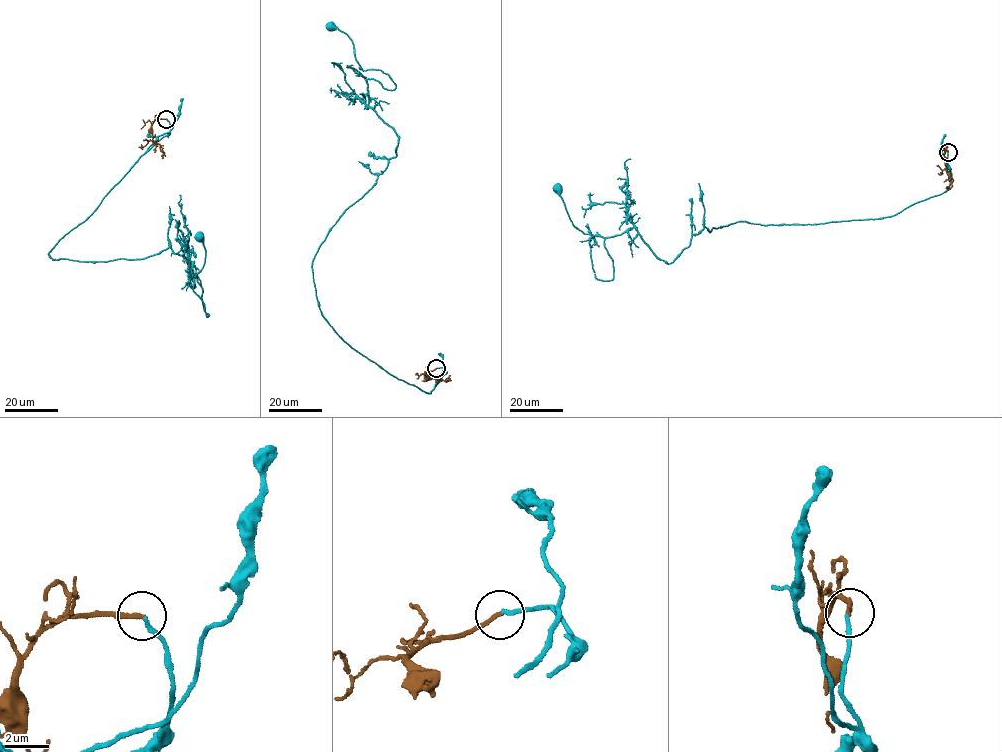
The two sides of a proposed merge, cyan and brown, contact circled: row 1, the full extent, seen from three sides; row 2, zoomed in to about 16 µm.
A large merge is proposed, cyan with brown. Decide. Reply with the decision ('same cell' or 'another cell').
another cell

